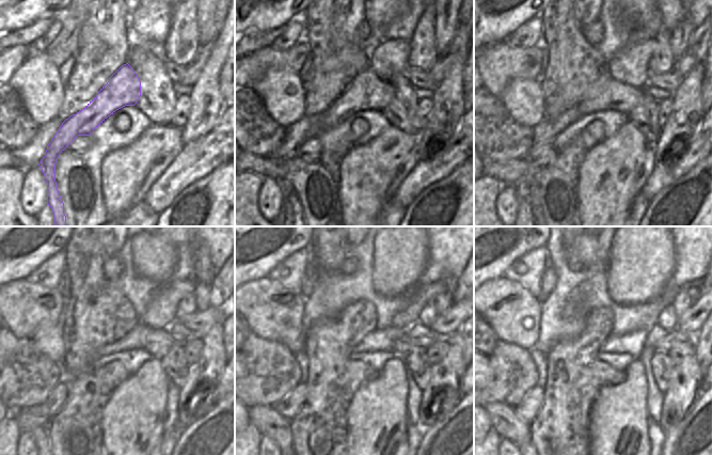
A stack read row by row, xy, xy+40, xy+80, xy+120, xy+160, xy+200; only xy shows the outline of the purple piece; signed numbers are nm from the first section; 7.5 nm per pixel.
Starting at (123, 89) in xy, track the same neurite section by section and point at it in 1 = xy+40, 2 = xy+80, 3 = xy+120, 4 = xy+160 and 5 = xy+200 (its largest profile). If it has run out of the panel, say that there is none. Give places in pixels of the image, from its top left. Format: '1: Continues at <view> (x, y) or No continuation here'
1: Continues at xy+40 (366, 92)
2: Continues at xy+80 (607, 93)
3: Continues at xy+120 (156, 341)
4: Continues at xy+160 (402, 345)
5: Continues at xy+200 (674, 338)

